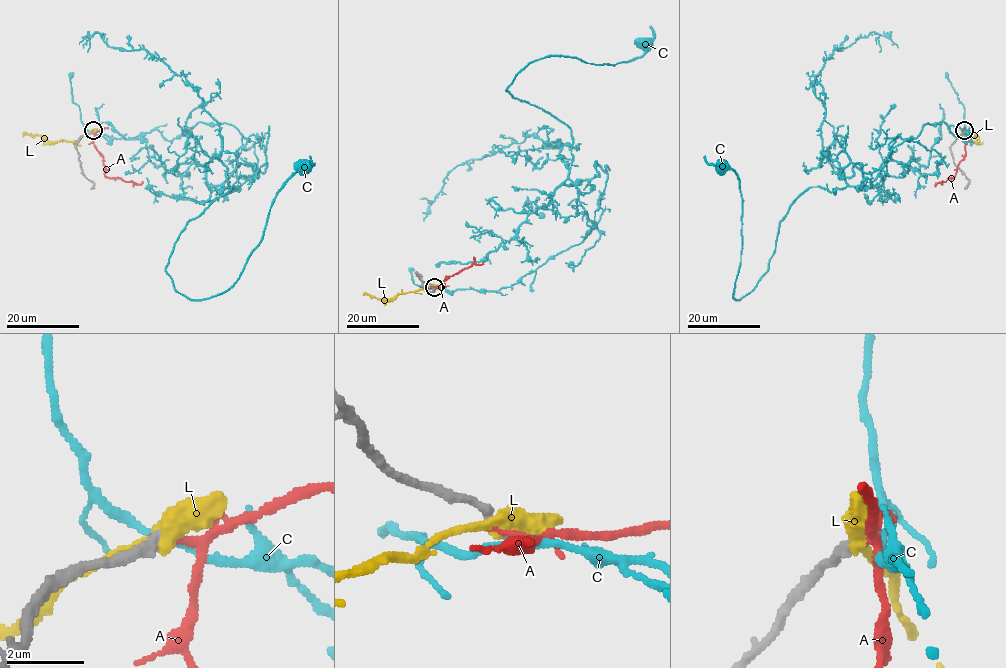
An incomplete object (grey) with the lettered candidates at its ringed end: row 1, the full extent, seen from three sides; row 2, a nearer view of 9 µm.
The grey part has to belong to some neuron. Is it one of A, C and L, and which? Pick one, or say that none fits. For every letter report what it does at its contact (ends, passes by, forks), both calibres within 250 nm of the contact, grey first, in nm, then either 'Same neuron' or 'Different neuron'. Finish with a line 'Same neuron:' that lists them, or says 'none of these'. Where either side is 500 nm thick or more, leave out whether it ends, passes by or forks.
A: It ends there. Thickness 360 nm (grey) against 180 nm. Different neuron
C: It passes by. Thickness 300 nm (grey) against 180 nm. Different neuron
L: It passes by. Thickness 320 nm (grey) against 480 nm. Different neuron
Same neuron: none of these

